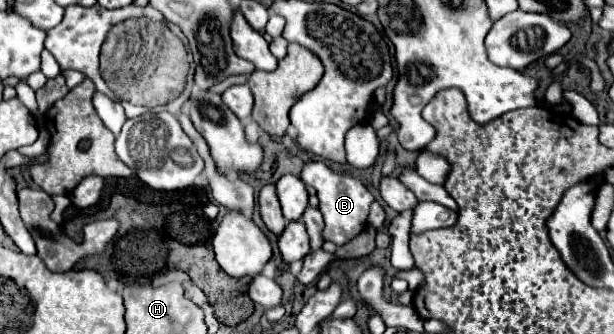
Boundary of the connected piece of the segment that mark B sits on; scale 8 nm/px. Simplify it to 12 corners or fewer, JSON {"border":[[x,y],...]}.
{"border":[[305,163],[325,241],[341,247],[365,229],[373,195],[361,181]]}

